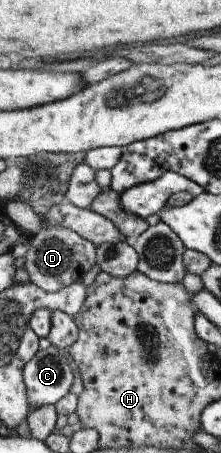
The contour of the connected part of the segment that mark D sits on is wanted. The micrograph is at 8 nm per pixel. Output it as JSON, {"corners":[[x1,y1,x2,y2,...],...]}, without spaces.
{"corners":[[47,226,32,240,23,267,29,271,31,282,47,292,59,292,62,288,77,282,84,273,94,268,94,264,97,264,97,248,96,244,82,238,72,228]]}

